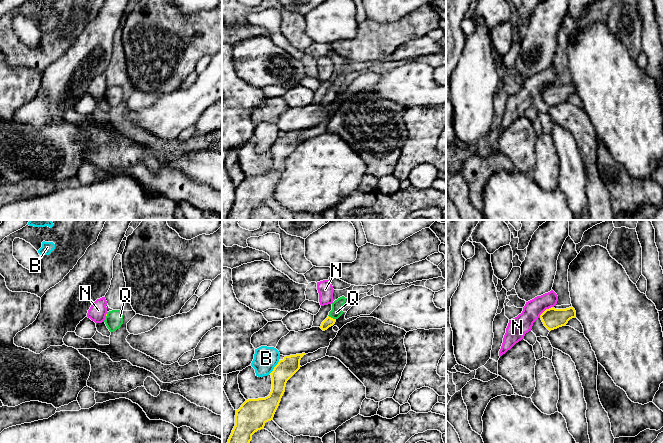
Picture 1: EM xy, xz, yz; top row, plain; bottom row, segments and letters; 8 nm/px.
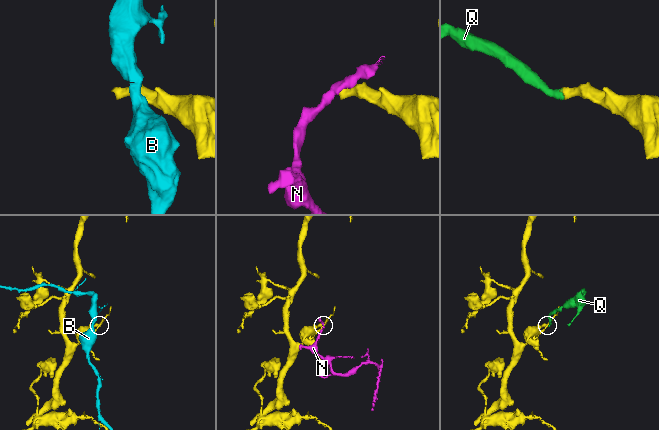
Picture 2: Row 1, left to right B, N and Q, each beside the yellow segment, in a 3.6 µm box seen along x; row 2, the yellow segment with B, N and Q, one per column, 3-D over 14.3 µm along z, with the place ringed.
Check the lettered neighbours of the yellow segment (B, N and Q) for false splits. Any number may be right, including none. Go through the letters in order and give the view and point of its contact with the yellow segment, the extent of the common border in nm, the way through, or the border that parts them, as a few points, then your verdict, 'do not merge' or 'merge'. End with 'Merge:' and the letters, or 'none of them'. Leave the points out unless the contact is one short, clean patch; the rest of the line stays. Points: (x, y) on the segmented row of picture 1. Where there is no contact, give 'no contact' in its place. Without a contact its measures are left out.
B: xz (274, 367) | 140 nm | along xz (279, 360), (269, 373) | do not merge
N: yz (545, 310) | 140 nm | along yz (552, 306), (547, 308), (539, 317) | do not merge
Q: xz (332, 318) | 70 nm | across xz (328, 322), (332, 318), (336, 312), (337, 305) | merge
Merge: Q

